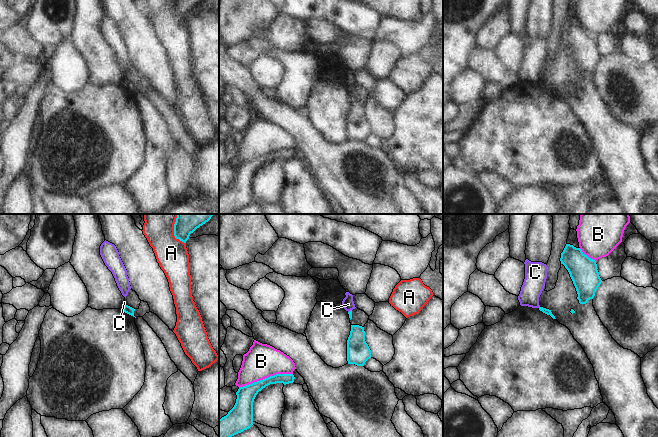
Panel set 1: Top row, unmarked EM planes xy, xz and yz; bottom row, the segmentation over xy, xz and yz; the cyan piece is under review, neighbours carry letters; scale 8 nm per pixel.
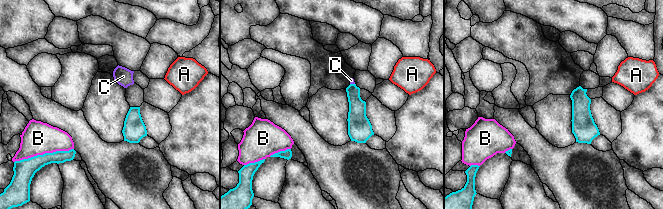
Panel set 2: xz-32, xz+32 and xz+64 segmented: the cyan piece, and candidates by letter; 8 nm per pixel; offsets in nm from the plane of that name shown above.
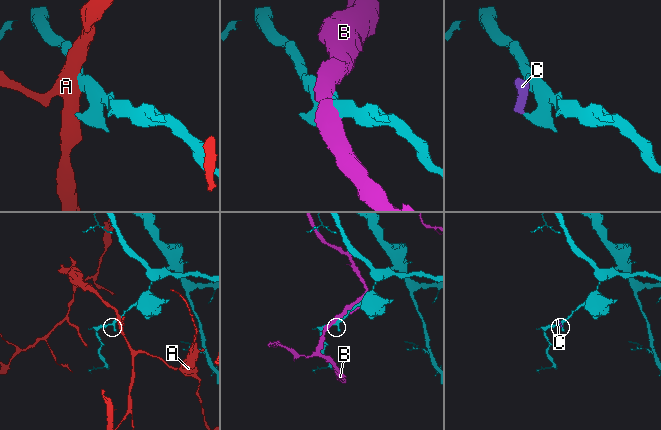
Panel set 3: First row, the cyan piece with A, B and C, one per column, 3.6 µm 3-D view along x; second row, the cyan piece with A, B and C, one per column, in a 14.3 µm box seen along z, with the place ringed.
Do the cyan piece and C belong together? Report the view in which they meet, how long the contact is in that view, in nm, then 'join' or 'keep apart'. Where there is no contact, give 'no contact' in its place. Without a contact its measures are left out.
xz | 40 nm | keep apart

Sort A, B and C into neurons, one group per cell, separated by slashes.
A / B / C

